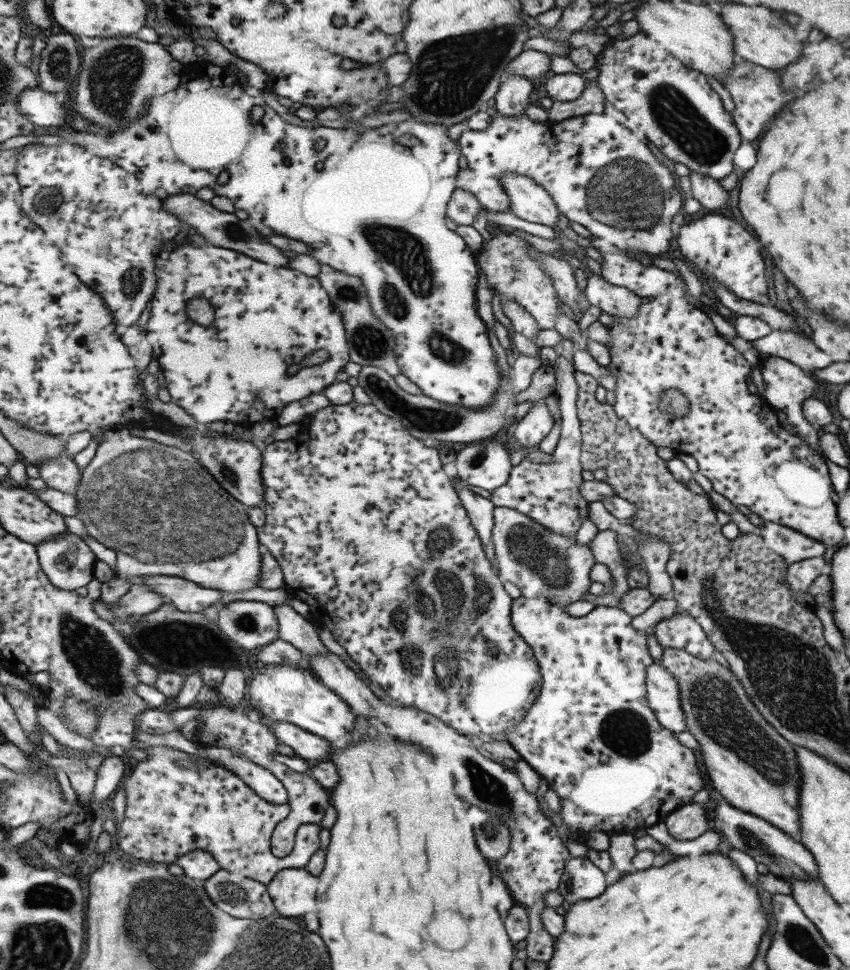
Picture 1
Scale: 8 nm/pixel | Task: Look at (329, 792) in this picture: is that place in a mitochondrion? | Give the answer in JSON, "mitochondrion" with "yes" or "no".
{"mitochondrion":"no"}

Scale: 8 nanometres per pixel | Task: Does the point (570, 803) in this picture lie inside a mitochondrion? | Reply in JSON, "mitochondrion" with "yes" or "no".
{"mitochondrion":"no"}

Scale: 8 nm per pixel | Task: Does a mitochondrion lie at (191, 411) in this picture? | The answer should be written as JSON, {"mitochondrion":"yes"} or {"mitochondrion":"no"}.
{"mitochondrion":"no"}

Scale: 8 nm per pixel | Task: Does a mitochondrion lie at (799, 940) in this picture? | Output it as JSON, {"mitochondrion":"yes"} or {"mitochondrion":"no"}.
{"mitochondrion":"yes"}

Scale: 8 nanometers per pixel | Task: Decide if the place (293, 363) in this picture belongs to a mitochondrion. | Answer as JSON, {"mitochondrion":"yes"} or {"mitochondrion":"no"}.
{"mitochondrion":"no"}

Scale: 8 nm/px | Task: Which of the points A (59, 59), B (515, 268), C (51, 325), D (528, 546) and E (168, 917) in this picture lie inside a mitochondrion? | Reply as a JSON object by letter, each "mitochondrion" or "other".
{"A":"mitochondrion","B":"mitochondrion","C":"other","D":"mitochondrion","E":"mitochondrion"}

